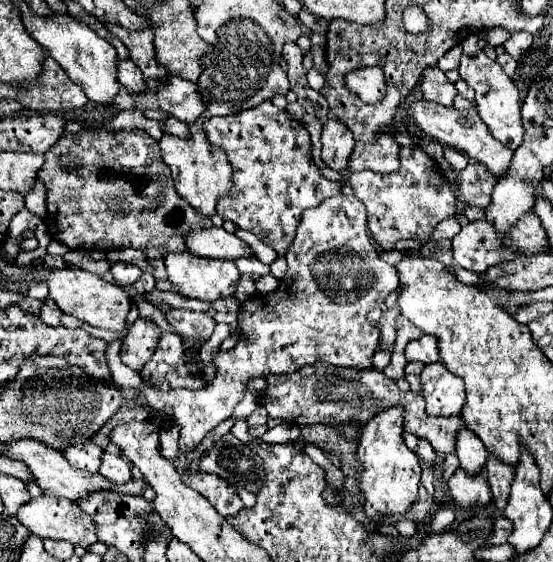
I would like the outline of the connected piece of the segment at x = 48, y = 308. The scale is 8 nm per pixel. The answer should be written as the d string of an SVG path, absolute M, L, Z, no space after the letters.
M46 299L44 305L42 305L42 309L40 309L40 319L46 325L54 325L56 327L56 325L62 323L62 317L64 317L64 313L60 311L60 307L56 307L52 299Z

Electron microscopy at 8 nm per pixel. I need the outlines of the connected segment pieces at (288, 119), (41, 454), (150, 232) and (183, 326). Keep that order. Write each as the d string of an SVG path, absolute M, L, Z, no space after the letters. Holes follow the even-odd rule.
M264 101L258 107L236 113L236 115L212 117L204 123L204 131L210 139L210 143L222 147L228 153L228 159L232 163L234 185L232 185L228 197L222 197L218 201L216 213L222 219L232 221L238 229L252 231L260 241L268 243L280 257L284 257L284 253L288 251L288 247L294 239L302 211L308 207L318 207L318 203L322 203L328 197L340 195L342 185L328 181L322 175L320 167L314 163L312 153L310 153L310 135L308 135L304 123L296 121L288 111L274 107L270 101Z
M14 439L14 441L6 443L6 453L4 455L10 457L10 459L18 459L18 461L26 463L30 473L36 477L42 493L48 495L48 497L66 497L70 501L78 501L78 499L86 497L90 491L96 491L96 489L114 489L114 491L120 491L120 493L126 493L126 495L142 495L142 491L148 487L148 483L144 479L142 481L130 479L124 485L114 485L108 479L104 479L100 473L92 475L92 473L86 473L86 471L78 471L76 467L70 467L70 463L66 463L66 457L64 457L62 451L56 451L54 447L38 443L34 439Z
M84 129L80 133L64 133L58 143L46 151L46 163L38 171L38 181L46 187L46 227L48 233L64 243L68 249L88 249L88 251L112 251L124 247L136 247L146 253L152 267L156 269L156 279L166 279L164 255L170 251L186 251L182 227L210 227L210 217L198 215L176 191L170 179L170 169L162 161L158 141L146 131L94 131ZM62 159L76 159L74 167L64 167Z
M170 307L166 311L166 319L170 323L170 327L184 339L184 347L186 347L186 357L188 357L188 367L190 371L194 371L194 375L202 375L196 357L194 357L194 349L196 345L202 345L204 341L208 341L214 333L216 321L214 317L210 317L208 313L196 313L190 309L174 309Z

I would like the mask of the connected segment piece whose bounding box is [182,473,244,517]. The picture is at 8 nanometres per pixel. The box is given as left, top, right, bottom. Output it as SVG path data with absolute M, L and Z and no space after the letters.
M182 473L182 481L188 487L192 487L194 491L200 491L200 495L204 495L212 503L212 507L224 517L236 515L244 507L240 497L236 495L236 489L230 487L218 475L210 475L210 473Z

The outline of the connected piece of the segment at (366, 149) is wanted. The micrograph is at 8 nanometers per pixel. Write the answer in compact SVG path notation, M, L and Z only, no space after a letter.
M380 131L372 143L356 143L350 157L350 171L372 169L378 173L394 173L400 167L396 133Z

